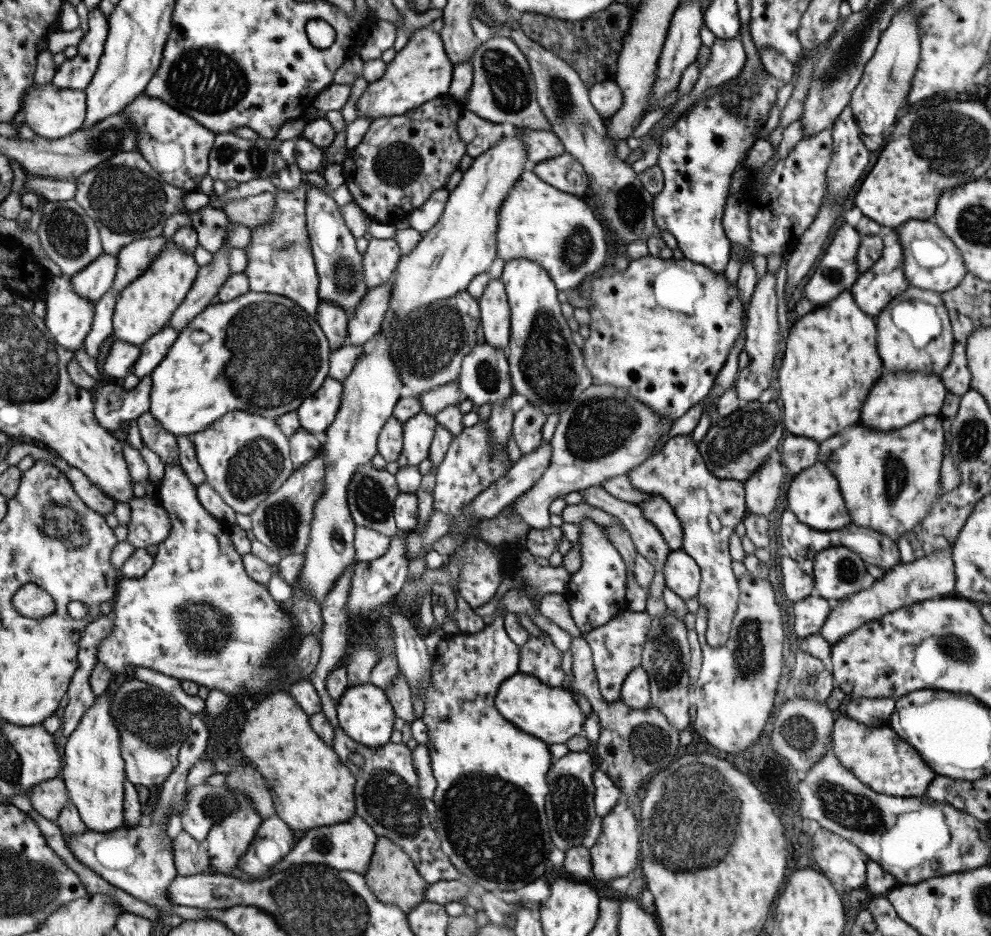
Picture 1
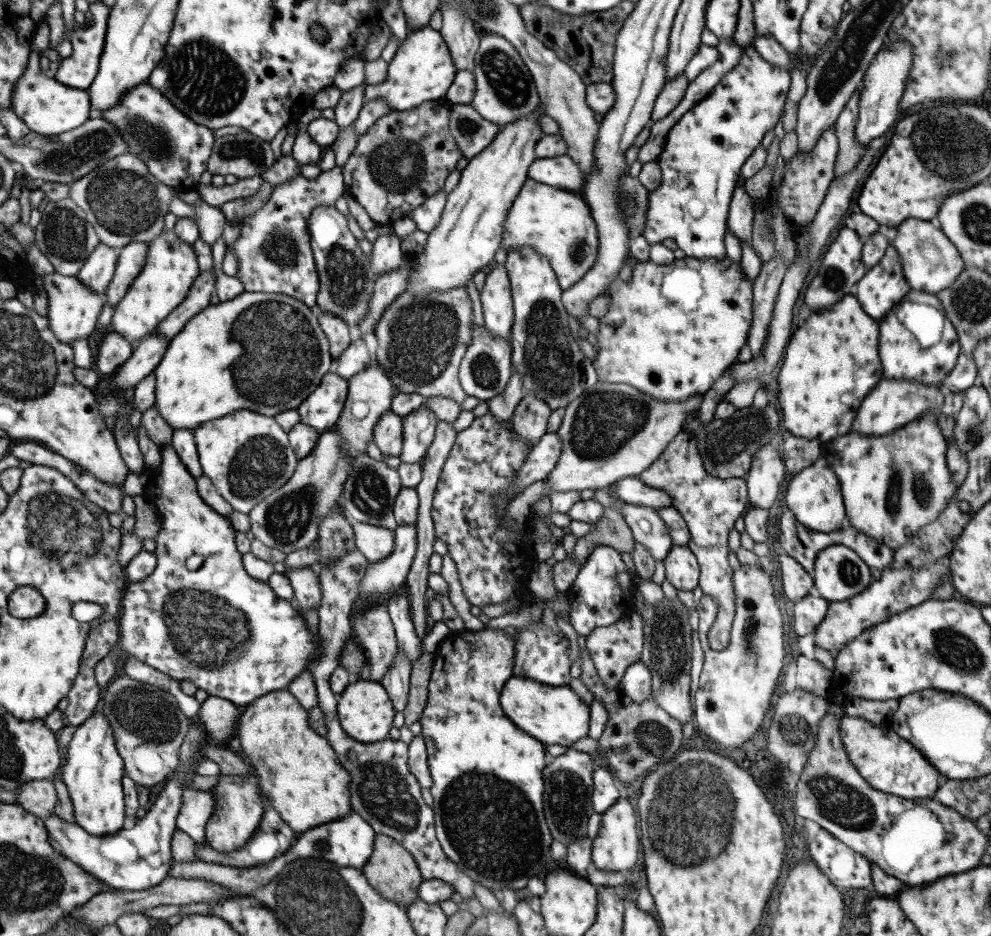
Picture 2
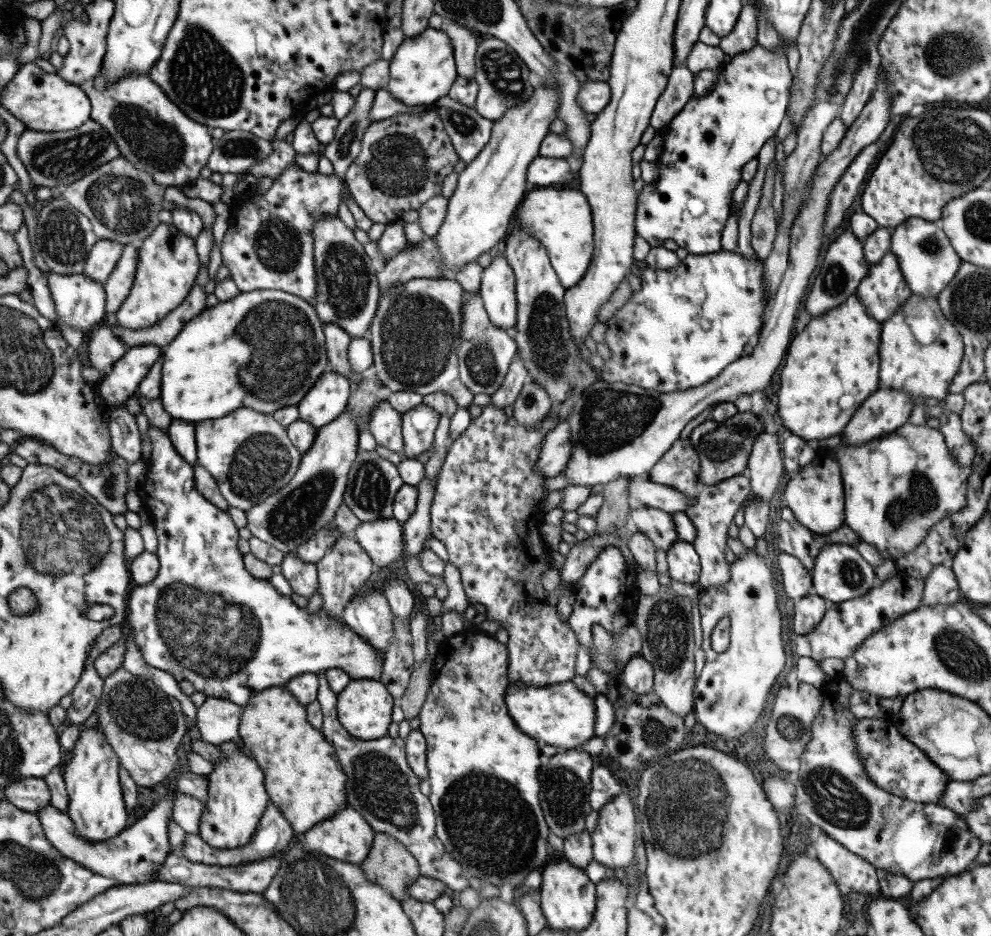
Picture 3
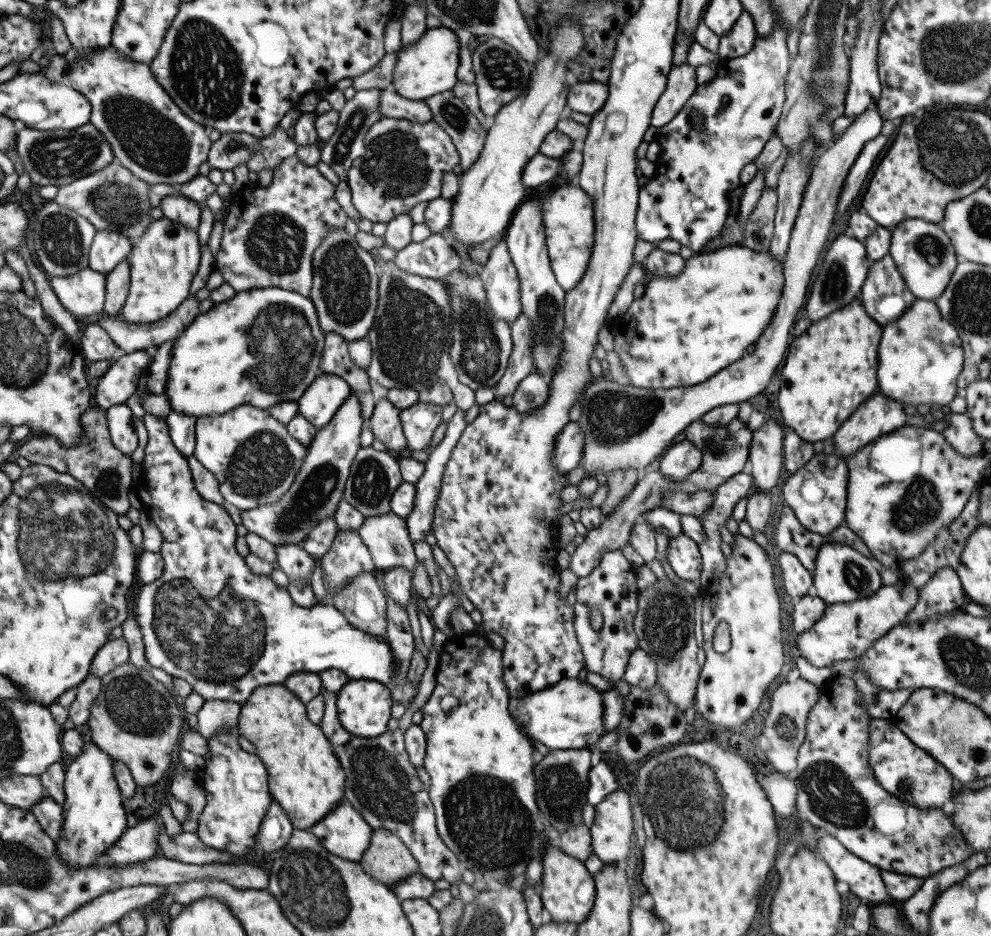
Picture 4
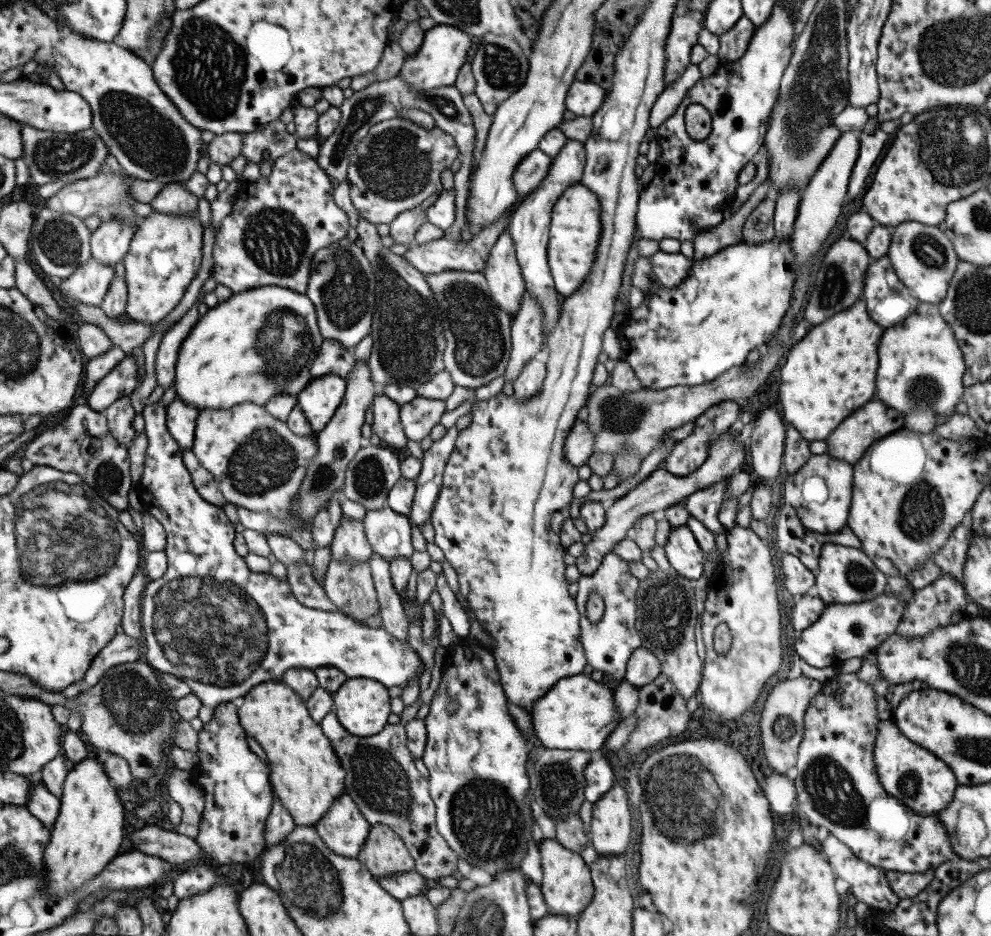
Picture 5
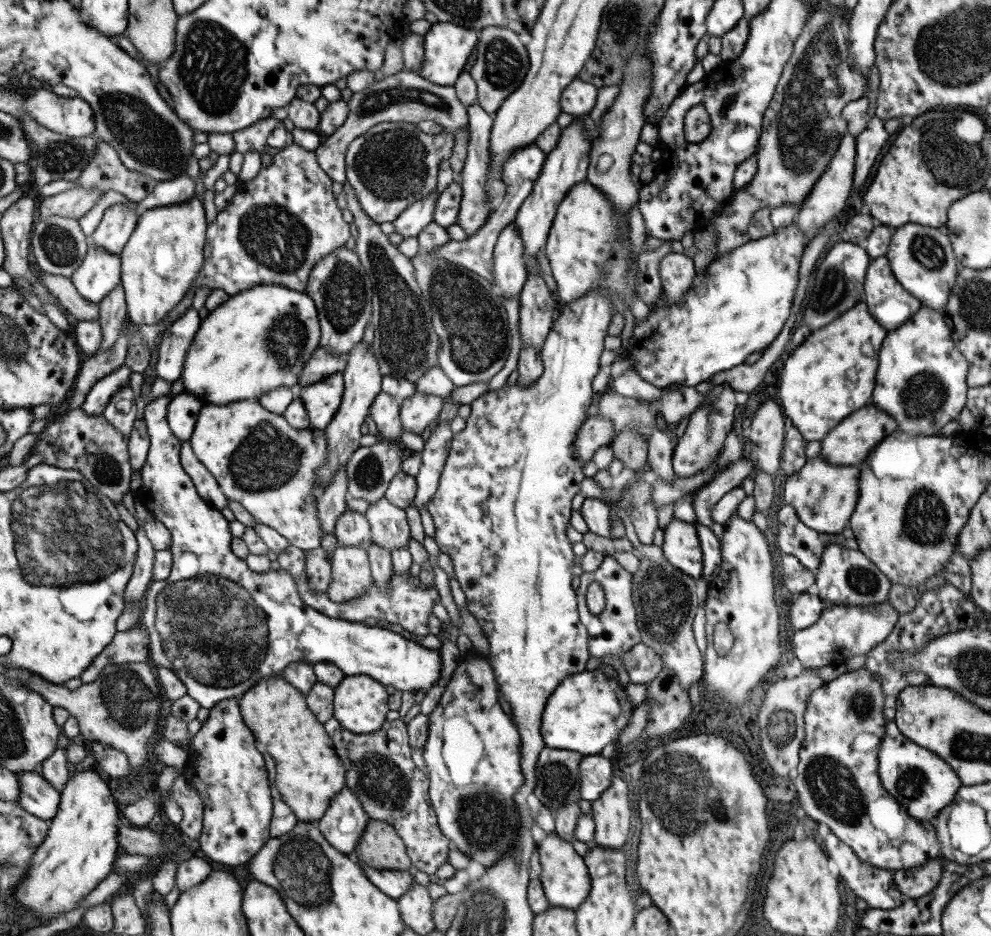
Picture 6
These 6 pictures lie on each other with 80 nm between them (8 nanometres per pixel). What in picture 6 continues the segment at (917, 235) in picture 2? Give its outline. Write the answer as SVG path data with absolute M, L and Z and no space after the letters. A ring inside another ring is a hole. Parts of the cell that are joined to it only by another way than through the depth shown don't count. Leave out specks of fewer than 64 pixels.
M903 224L893 230L884 257L895 280L925 307L940 310L947 302L959 269L947 235L919 224Z

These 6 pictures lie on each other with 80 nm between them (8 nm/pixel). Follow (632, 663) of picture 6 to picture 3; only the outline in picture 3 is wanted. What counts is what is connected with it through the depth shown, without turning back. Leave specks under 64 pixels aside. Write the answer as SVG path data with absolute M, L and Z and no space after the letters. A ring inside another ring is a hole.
M637 653L624 664L616 681L621 682L629 692L648 693L652 690L653 669L651 664Z

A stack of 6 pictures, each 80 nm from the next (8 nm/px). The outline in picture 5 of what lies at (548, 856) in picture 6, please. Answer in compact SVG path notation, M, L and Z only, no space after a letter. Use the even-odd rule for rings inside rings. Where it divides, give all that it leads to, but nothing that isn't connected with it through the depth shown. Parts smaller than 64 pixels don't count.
M543 838L537 845L542 870L540 891L545 904L548 906L549 914L565 915L576 919L589 904L593 894L588 866L583 863L579 853L561 846L555 838Z

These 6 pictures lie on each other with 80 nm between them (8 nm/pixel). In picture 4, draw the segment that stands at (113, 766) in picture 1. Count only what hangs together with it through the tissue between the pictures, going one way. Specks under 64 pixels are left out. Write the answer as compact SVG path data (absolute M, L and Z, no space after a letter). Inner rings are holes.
M91 741L84 743L79 756L65 768L61 843L54 844L56 854L74 868L93 867L95 858L102 856L126 828L123 798L113 778L112 758Z

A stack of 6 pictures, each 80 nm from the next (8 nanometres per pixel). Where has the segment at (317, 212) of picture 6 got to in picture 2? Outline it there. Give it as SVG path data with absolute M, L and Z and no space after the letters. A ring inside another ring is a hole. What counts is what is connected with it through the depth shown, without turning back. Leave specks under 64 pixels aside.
M334 166L326 172L321 171L314 179L308 179L297 174L283 184L273 186L269 198L261 208L255 210L251 216L245 217L245 220L239 220L233 224L239 229L239 236L237 236L237 240L227 245L228 250L237 259L238 269L234 276L243 285L243 290L247 292L281 293L293 297L314 310L318 291L318 274L312 257L307 218L316 206L333 206L335 200L345 190L342 170L339 167Z

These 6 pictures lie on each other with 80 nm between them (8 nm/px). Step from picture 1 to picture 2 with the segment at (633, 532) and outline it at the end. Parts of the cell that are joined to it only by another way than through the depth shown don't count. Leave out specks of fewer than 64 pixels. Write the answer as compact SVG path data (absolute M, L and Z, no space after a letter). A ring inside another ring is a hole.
M599 488L595 489L592 499L599 501L602 508L615 507L619 509L634 540L649 551L655 562L659 559L663 560L673 544L665 523L654 508L640 507L614 500L604 489Z

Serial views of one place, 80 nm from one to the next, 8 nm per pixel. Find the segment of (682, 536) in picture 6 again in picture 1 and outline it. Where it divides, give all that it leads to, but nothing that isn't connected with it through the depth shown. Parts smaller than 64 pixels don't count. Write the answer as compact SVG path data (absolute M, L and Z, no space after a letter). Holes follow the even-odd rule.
M668 551L662 576L664 586L675 593L683 602L698 594L700 571L695 561L685 551Z

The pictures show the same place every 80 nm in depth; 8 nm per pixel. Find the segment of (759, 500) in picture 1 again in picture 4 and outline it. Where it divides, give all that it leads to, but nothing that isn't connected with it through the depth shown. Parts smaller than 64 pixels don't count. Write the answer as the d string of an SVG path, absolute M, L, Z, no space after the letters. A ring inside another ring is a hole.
M768 418L766 422L752 432L750 445L748 446L747 474L753 479L755 491L769 494L769 490L775 486L782 464L782 442L784 434L782 428L777 426L774 419Z

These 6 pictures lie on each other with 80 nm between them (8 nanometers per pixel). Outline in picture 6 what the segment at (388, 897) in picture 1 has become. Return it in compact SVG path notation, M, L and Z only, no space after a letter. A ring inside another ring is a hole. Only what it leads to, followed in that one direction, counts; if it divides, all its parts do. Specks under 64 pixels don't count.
M368 819L354 850L353 856L371 868L407 871L412 865L395 829L382 820Z

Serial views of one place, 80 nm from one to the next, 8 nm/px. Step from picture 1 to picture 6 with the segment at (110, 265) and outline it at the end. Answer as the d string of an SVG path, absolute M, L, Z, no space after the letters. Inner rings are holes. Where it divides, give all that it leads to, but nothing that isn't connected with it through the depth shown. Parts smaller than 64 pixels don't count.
M116 203L103 211L101 222L93 234L91 243L107 252L119 255L131 236L138 220L133 203Z

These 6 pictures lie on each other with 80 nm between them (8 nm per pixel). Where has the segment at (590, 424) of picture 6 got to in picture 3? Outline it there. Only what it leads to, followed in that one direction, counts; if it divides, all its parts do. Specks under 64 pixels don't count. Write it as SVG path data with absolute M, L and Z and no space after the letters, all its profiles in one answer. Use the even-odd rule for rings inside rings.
M563 419L544 436L538 461L534 464L534 467L544 478L562 474L567 462L570 461L571 453L572 444L570 443L568 424Z

